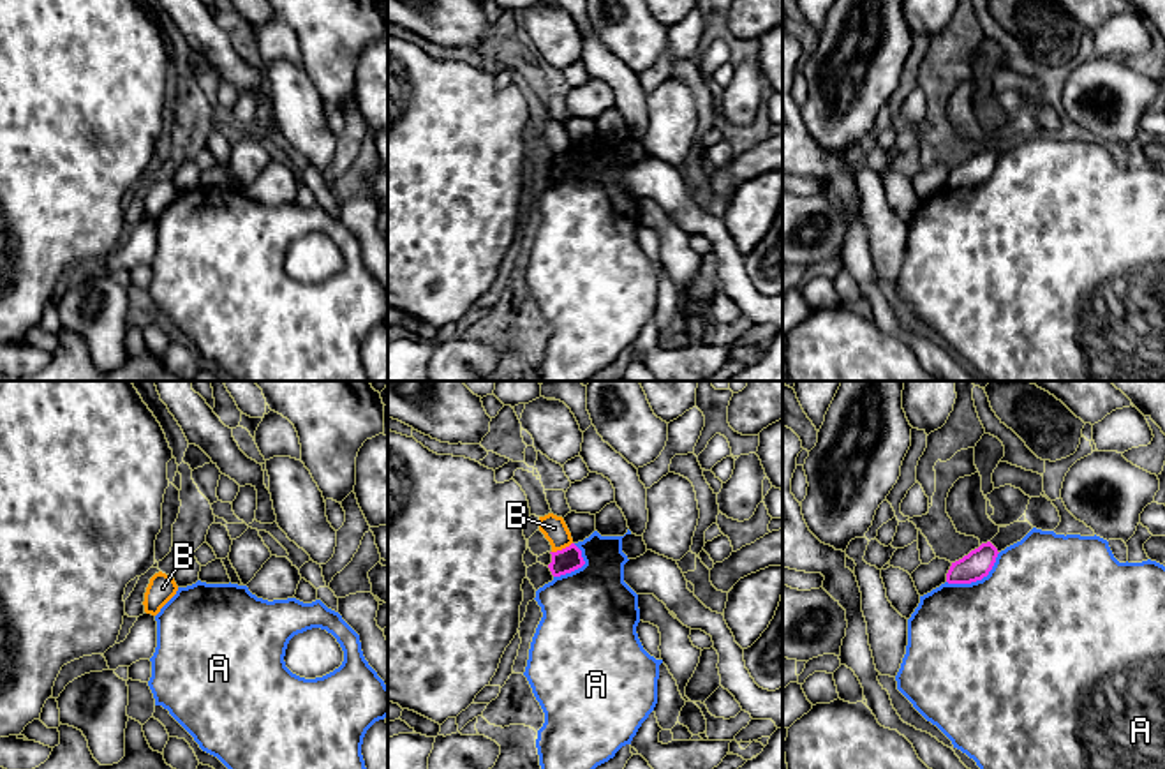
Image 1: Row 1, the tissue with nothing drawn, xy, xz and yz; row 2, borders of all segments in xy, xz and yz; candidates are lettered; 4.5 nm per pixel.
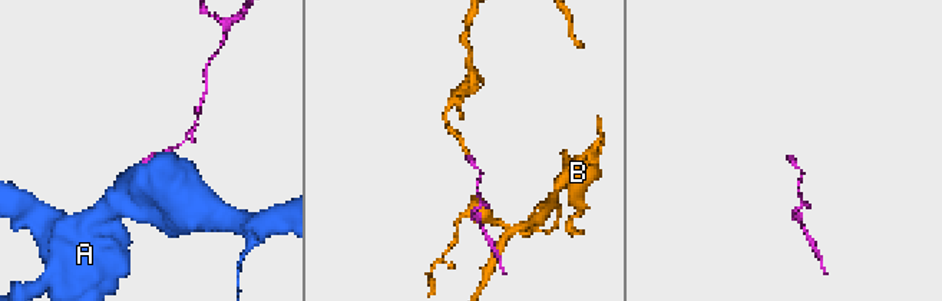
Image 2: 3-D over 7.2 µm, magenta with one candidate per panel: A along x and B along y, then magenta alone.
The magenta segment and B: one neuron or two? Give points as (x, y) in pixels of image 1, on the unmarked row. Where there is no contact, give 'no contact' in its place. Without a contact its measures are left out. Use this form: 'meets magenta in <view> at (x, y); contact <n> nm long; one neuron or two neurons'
meets magenta in xz at (563, 154); contact 110 nm long; two neurons

